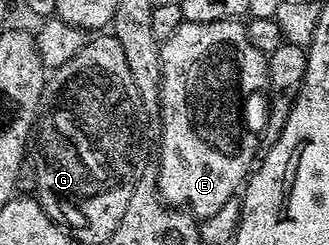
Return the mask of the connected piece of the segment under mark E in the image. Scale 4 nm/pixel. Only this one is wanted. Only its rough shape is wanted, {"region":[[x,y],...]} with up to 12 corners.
{"region":[[240,18],[161,44],[157,189],[211,217],[259,155],[266,55]]}

